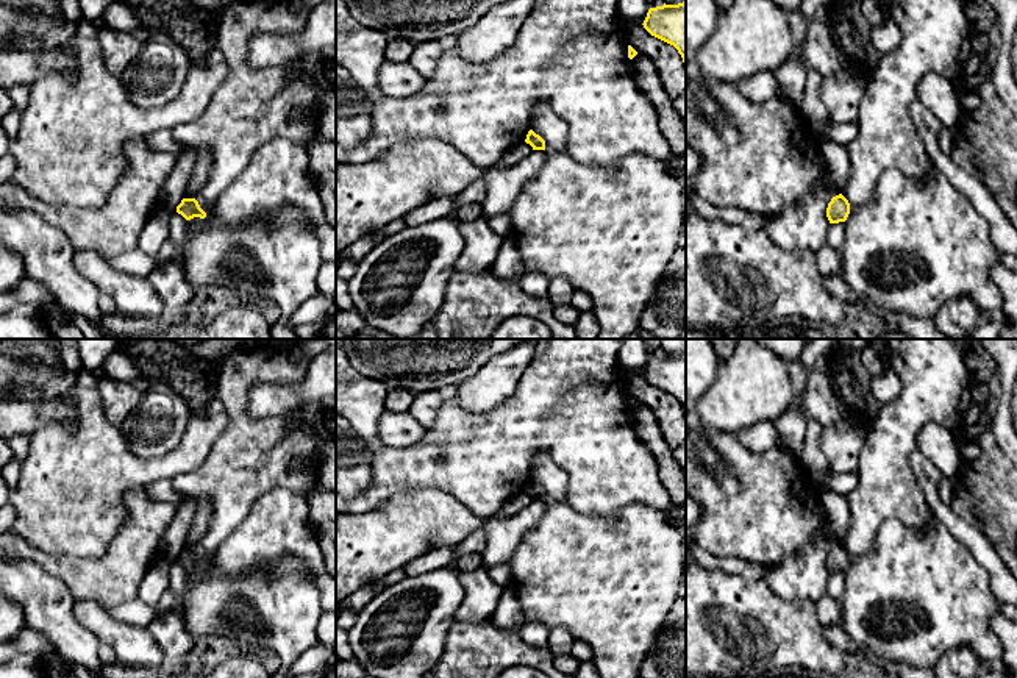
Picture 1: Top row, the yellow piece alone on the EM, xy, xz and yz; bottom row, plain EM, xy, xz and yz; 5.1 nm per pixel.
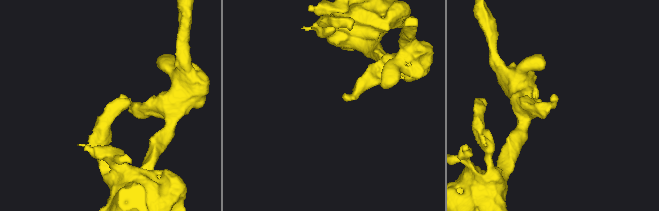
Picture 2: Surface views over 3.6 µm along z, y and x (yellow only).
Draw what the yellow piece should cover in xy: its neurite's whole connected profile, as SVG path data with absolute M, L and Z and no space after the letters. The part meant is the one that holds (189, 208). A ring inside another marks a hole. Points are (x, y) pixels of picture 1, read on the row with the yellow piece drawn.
M183 198L177 206L177 212L181 214L186 220L191 220L194 217L206 217L206 212L200 208L195 198Z

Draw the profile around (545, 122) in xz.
M547 103L534 108L531 130L545 141L547 152L567 152L569 123Z

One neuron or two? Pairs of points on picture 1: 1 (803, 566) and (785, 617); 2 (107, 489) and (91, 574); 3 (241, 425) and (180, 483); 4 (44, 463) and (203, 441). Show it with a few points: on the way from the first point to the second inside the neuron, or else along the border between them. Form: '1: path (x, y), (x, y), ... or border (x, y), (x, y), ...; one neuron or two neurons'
1: border (764, 578), (780, 597), (814, 603); two neurons
2: border (119, 528), (100, 555), (57, 555); two neurons
3: path (238, 444), (199, 483); one neuron
4: path (83, 467), (164, 467); one neuron

